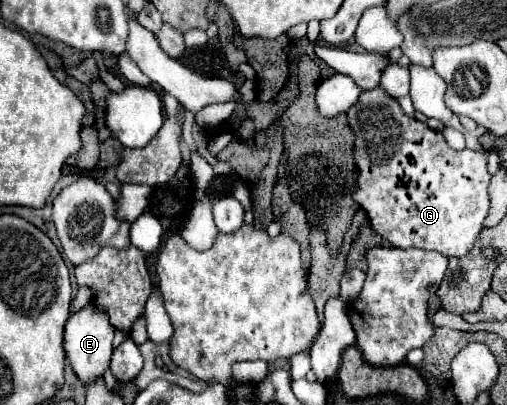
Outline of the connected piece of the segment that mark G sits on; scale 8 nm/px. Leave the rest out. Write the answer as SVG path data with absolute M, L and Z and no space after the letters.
M382 89L364 91L354 107L348 109L348 123L356 133L354 161L358 165L358 193L354 199L368 213L372 229L388 239L392 247L434 249L446 257L464 257L474 247L484 229L490 207L490 173L486 153L452 149L440 131L408 117L396 101L390 101Z

